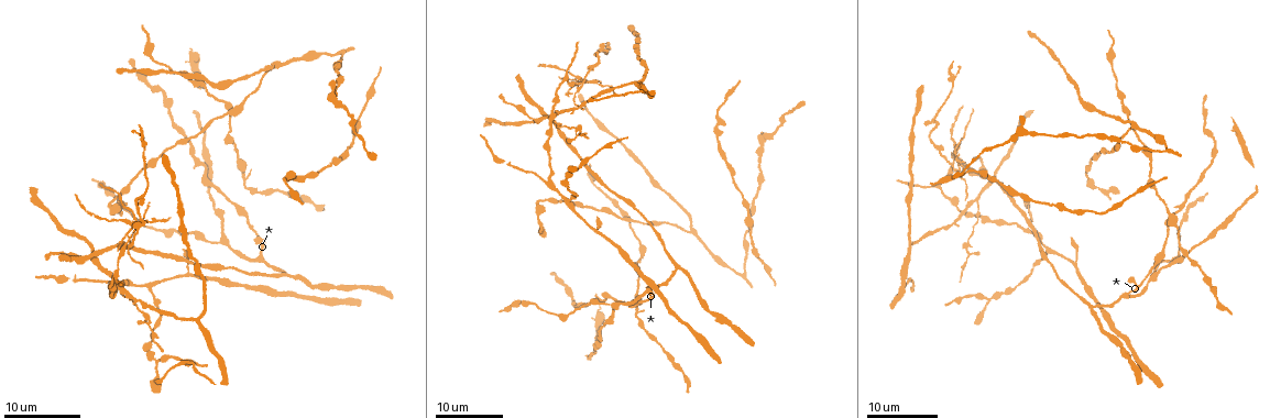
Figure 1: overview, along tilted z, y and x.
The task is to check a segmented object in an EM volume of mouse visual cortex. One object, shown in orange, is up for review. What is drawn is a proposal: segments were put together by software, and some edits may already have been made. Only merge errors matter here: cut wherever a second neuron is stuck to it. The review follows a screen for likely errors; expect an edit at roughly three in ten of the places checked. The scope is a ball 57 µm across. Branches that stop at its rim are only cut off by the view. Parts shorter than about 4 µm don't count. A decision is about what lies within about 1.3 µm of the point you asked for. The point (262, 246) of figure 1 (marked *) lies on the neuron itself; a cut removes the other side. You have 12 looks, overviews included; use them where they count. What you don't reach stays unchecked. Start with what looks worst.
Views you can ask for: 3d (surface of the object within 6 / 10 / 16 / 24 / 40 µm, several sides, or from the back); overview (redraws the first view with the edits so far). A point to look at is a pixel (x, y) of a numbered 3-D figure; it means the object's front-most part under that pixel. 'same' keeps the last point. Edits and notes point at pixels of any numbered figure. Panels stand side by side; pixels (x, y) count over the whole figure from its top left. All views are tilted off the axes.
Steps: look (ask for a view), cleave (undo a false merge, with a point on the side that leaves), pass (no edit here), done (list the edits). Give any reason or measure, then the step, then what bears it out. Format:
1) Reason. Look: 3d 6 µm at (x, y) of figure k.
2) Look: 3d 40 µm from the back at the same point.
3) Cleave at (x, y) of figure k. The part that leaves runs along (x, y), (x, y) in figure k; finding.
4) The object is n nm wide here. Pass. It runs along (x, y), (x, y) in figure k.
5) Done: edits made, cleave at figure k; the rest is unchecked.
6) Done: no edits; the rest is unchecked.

Small branch off a trunk. Look: 3d 16 µm at (546, 183) of figure 1.

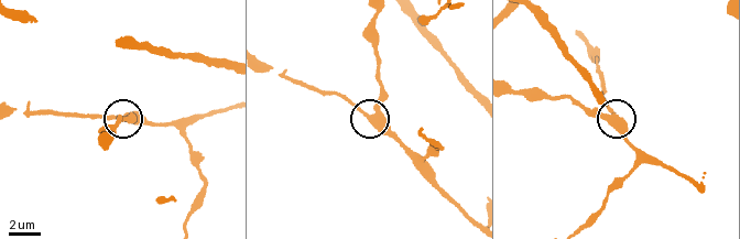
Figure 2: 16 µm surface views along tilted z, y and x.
Look: 3d 6 µm at (366, 118) of figure 2.

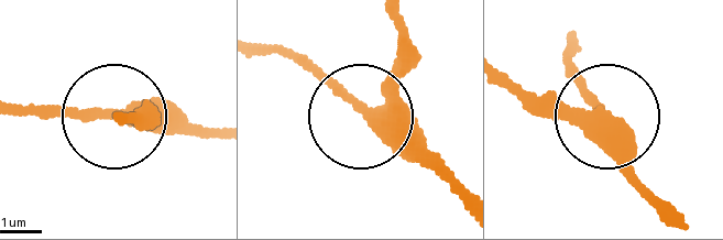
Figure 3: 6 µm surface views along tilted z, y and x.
The side arm is 14 µm long. Pass. It runs along (397, 11), (397, 66), (372, 110), (341, 102), (297, 53) in figure 3; one neuron here.

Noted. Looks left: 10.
Four arms meet. Look: 3d 16 µm at (222, 239) of figure 1.

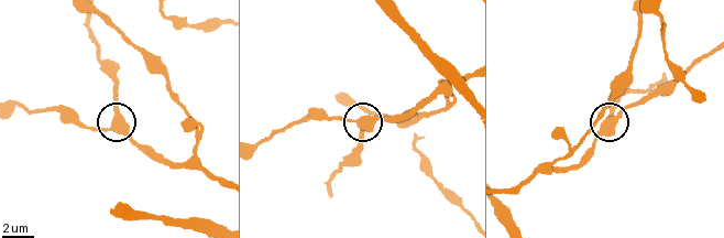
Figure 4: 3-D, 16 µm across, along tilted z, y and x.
Look: 3d 10 µm at (116, 124) of figure 4.

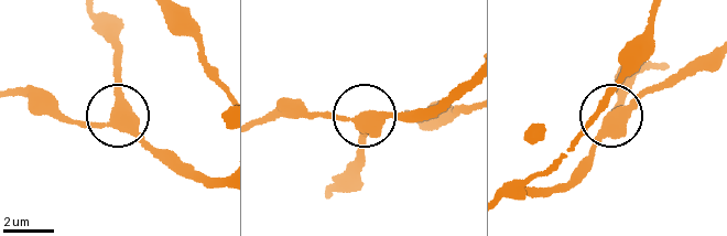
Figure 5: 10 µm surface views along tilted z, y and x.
The object is 450 nm wide here. Pass. It runs along (219, 178), (186, 173), (117, 119), (99, 125), (39, 115) in figure 5; continuous, no second neuron.

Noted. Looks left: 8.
Look: 3d 16 µm at (567, 78) of figure 1.

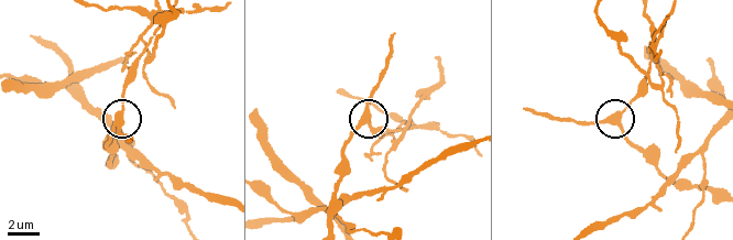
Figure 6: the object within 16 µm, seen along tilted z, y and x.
Look: 3d 10 µm at (369, 114) of figure 6.

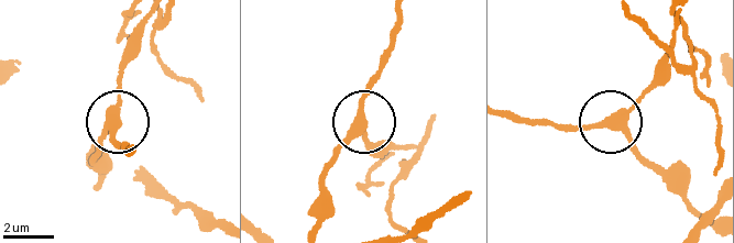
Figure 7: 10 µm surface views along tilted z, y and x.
The object is 330 nm wide here. Pass. It runs along (318, 227), (328, 172), (363, 125), (364, 92), (384, 58) in figure 7; one neuron here.

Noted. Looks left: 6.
Thick turns thin. Look: 3d 16 µm at (637, 308) of figure 1.

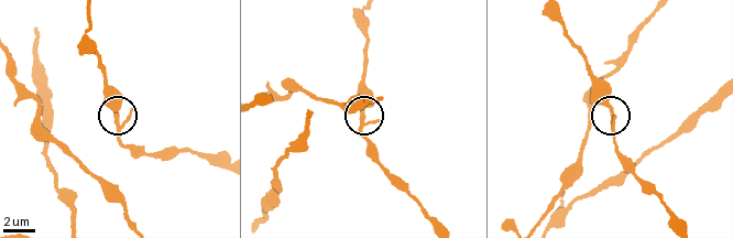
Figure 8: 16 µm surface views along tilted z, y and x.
Look: 3d 10 µm at (612, 113) of figure 8.

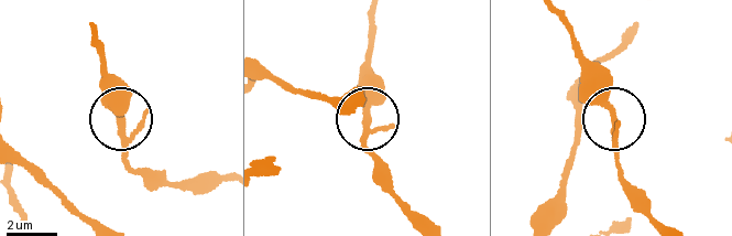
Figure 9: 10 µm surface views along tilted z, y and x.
The object is 190 nm wide here. Pass. All the same neuron.

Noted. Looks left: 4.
Arms part here. Look: 3d 24 µm at (287, 273) of figure 1.

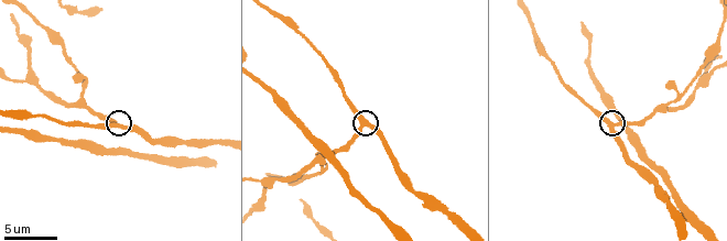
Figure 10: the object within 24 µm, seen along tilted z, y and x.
Look: 3d 10 µm at (365, 124) of figure 10.

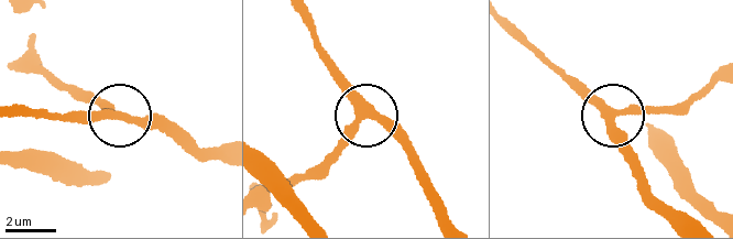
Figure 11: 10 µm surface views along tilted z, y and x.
The side arm is 18 µm long. Pass. It runs along (713, 79), (687, 100), (614, 118), (642, 172) in figure 11; continuous, no second neuron.

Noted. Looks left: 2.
Done: no edits; the rest is unchecked.

